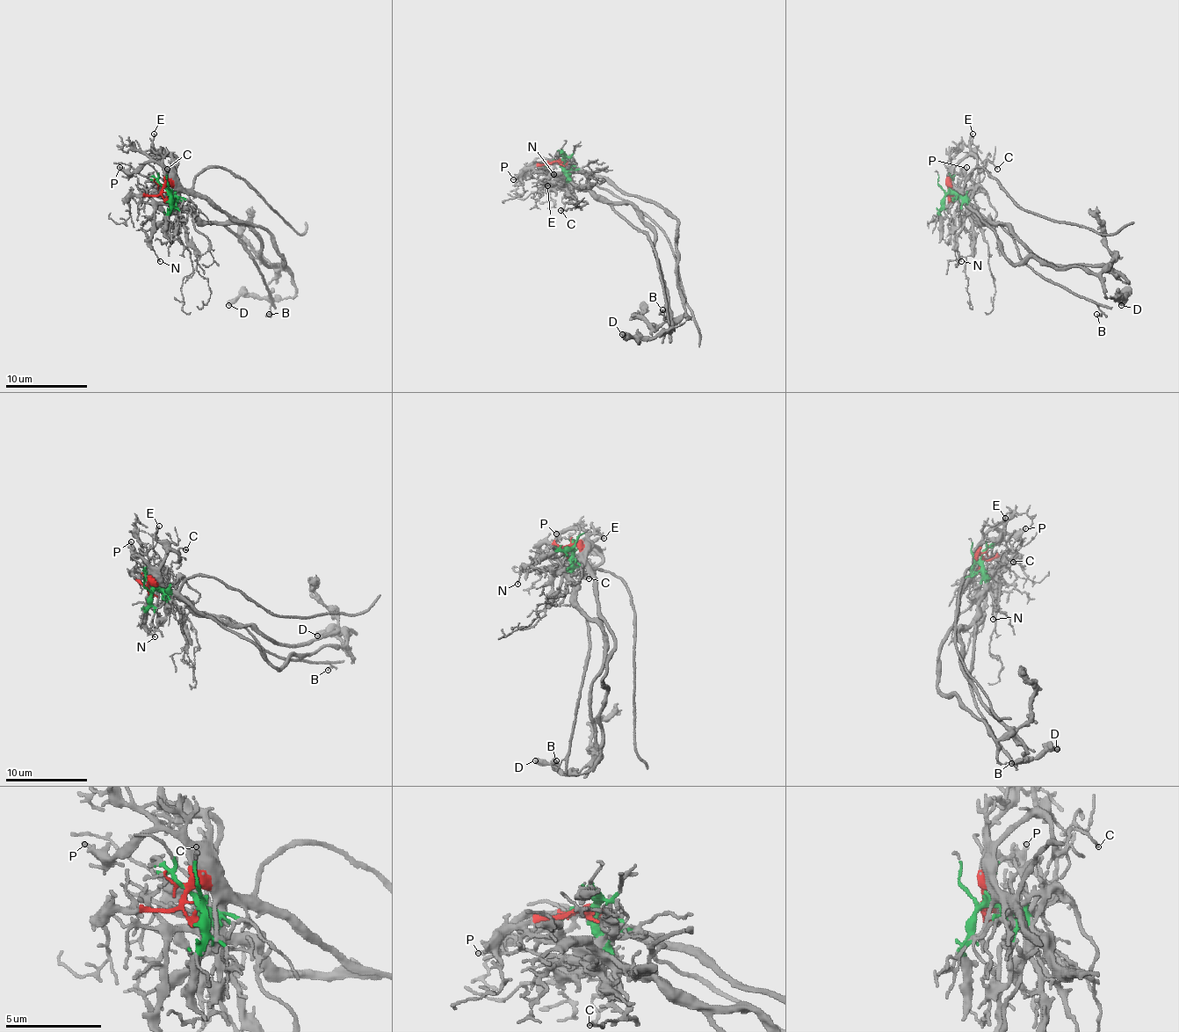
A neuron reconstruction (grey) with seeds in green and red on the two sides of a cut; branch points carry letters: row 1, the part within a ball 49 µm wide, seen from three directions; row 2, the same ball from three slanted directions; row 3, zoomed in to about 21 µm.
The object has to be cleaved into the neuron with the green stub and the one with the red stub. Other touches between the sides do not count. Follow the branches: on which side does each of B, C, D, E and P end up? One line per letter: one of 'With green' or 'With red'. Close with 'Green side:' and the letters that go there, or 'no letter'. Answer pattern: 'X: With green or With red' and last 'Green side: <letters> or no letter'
B: With green
C: With red
D: With red
E: With red
P: With red
Green side: B

